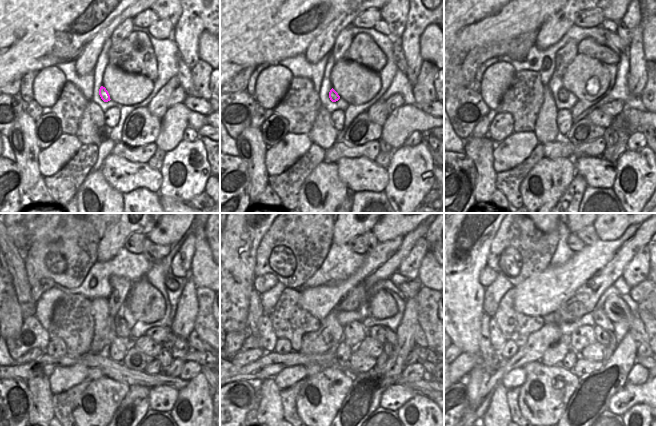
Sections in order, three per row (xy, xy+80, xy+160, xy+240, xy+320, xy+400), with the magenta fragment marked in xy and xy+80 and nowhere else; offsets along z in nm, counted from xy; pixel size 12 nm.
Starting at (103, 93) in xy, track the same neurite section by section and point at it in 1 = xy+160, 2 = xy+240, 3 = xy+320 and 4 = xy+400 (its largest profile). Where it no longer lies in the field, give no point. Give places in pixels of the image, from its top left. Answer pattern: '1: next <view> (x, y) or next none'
1: next xy+160 (563, 94)
2: next xy+240 (123, 331)
3: next xy+320 (354, 333)
4: next xy+400 (582, 337)

